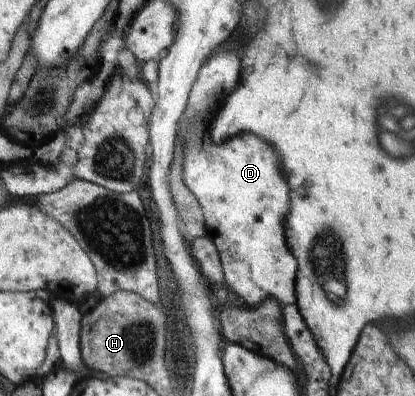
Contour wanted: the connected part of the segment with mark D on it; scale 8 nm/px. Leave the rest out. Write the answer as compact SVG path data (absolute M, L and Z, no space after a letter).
M232 45L231 47L223 46L219 52L212 54L202 63L197 72L197 80L190 89L177 130L176 141L180 142L182 148L181 176L186 188L201 208L205 234L214 243L223 272L223 281L230 296L242 298L248 307L256 307L267 299L278 302L280 306L294 305L294 281L298 272L298 262L290 254L283 235L284 216L290 192L279 171L279 158L269 144L250 133L241 133L219 145L212 144L209 137L207 126L214 116L208 118L208 114L217 114L225 98L238 86L238 75L241 74L239 49Z

